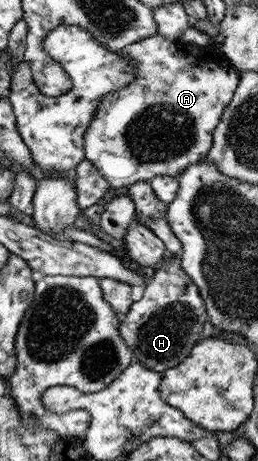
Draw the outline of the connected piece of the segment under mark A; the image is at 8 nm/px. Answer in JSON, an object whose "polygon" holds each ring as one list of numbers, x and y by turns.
{"polygon":[[161,34,135,41,119,55,135,61,140,73,133,83,101,99,96,117,84,137,87,159,110,187,115,188,148,181,161,174,184,175,189,165,196,164,211,151,221,116,240,87,239,70,212,46,190,45,183,39,171,40]]}

